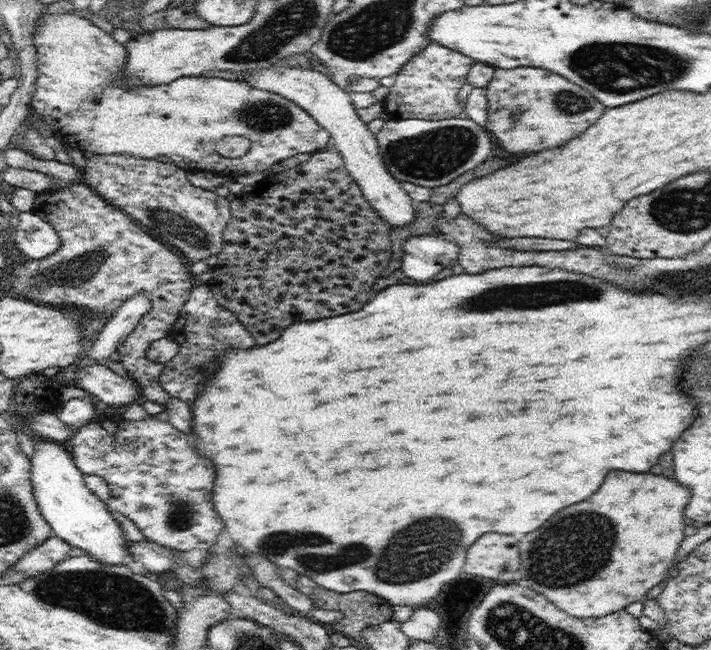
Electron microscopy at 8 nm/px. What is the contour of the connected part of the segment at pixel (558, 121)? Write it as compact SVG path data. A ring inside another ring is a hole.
M517 67L514 69L495 68L492 80L485 88L488 101L487 125L496 142L510 154L534 154L544 148L560 148L568 140L580 136L588 126L598 120L606 107L585 88L564 80L554 72L535 67Z

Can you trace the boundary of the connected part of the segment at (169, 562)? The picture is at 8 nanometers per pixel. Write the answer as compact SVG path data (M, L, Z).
M144 539L144 542L138 543L131 540L127 541L128 553L132 555L132 559L140 562L148 572L154 574L167 572L172 568L176 558L178 558L174 550L156 544L153 541L148 541L147 539Z

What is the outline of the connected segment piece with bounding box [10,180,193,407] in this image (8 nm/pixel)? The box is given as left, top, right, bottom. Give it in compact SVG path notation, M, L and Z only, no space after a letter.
M81 180L63 189L43 190L36 195L36 210L50 223L60 235L61 247L46 258L29 260L14 268L10 280L13 291L19 299L33 300L34 304L53 307L76 309L78 312L98 316L107 310L115 311L126 299L135 294L144 293L150 297L152 308L127 336L122 348L117 353L121 355L122 366L127 374L139 387L140 395L157 402L163 407L170 398L160 384L159 376L164 365L148 358L148 350L155 340L171 335L176 327L180 309L190 296L192 287L192 272L190 263L174 249L156 240L150 233L144 231L130 219L123 210L105 201L91 187Z

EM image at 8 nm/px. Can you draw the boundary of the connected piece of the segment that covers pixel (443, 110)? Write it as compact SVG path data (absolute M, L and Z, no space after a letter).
M432 41L422 52L412 56L396 74L394 85L389 88L389 93L383 101L388 117L394 120L403 118L435 121L457 116L464 106L464 103L460 104L458 101L458 90L467 83L468 74L475 61L461 52Z

